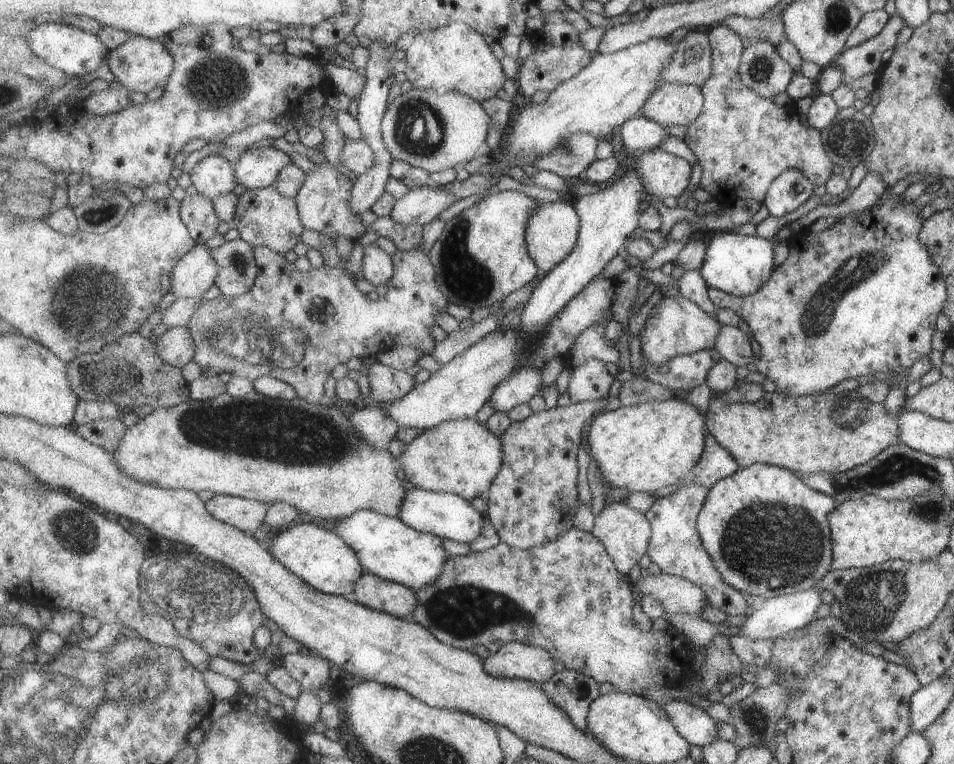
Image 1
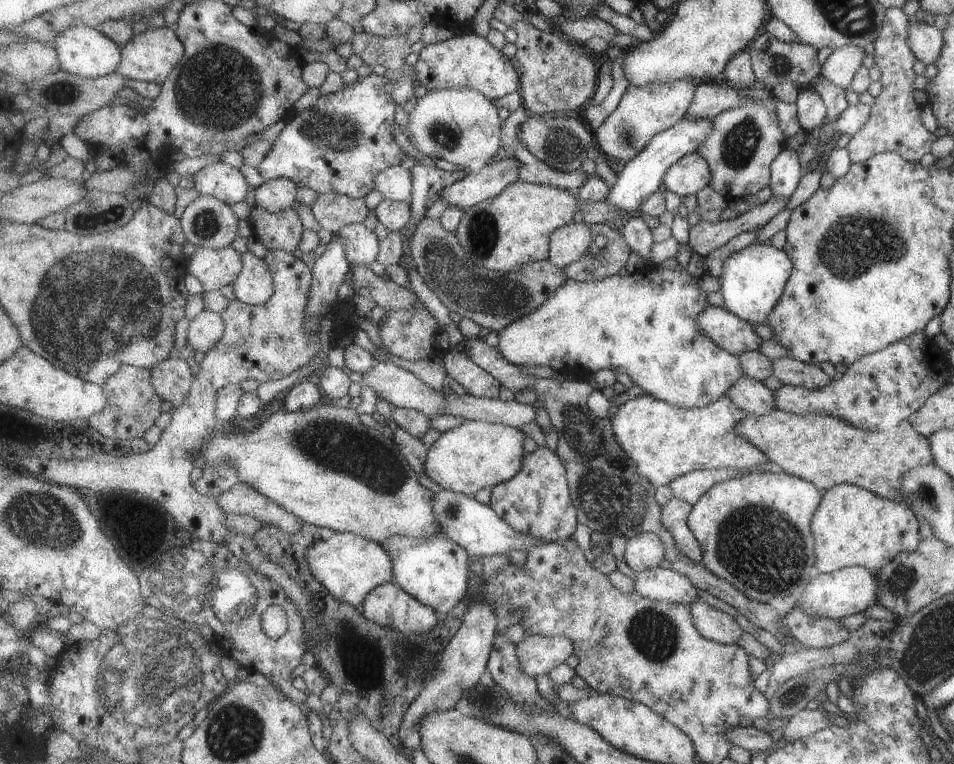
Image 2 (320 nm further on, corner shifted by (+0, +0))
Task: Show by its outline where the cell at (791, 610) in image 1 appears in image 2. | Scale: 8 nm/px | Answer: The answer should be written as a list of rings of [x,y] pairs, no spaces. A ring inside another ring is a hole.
[[[862,566],[843,567],[830,573],[815,575],[797,596],[795,605],[799,605],[806,613],[842,619],[844,616],[861,613],[867,606],[875,604],[879,588],[875,572]]]

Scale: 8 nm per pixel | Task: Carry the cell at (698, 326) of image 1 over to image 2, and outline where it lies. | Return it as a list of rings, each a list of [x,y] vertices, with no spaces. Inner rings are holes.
[[[709,306],[698,316],[702,329],[721,347],[735,356],[761,348],[761,336],[749,321],[739,318],[725,306]]]

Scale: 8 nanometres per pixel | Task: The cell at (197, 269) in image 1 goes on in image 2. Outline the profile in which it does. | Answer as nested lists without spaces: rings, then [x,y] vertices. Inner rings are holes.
[[[230,245],[222,249],[198,247],[188,261],[189,274],[196,277],[207,292],[219,291],[227,284],[233,285],[242,274],[243,267],[242,254]]]

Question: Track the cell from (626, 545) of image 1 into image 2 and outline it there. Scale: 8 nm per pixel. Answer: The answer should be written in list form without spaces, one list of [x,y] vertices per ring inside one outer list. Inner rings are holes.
[[[641,533],[626,544],[623,559],[636,573],[659,567],[666,559],[666,546],[658,534]]]

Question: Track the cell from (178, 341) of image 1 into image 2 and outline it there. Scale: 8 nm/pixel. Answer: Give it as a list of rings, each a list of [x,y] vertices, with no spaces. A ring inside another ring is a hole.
[[[204,308],[190,321],[186,344],[207,353],[223,338],[226,330],[227,322],[223,315]]]

